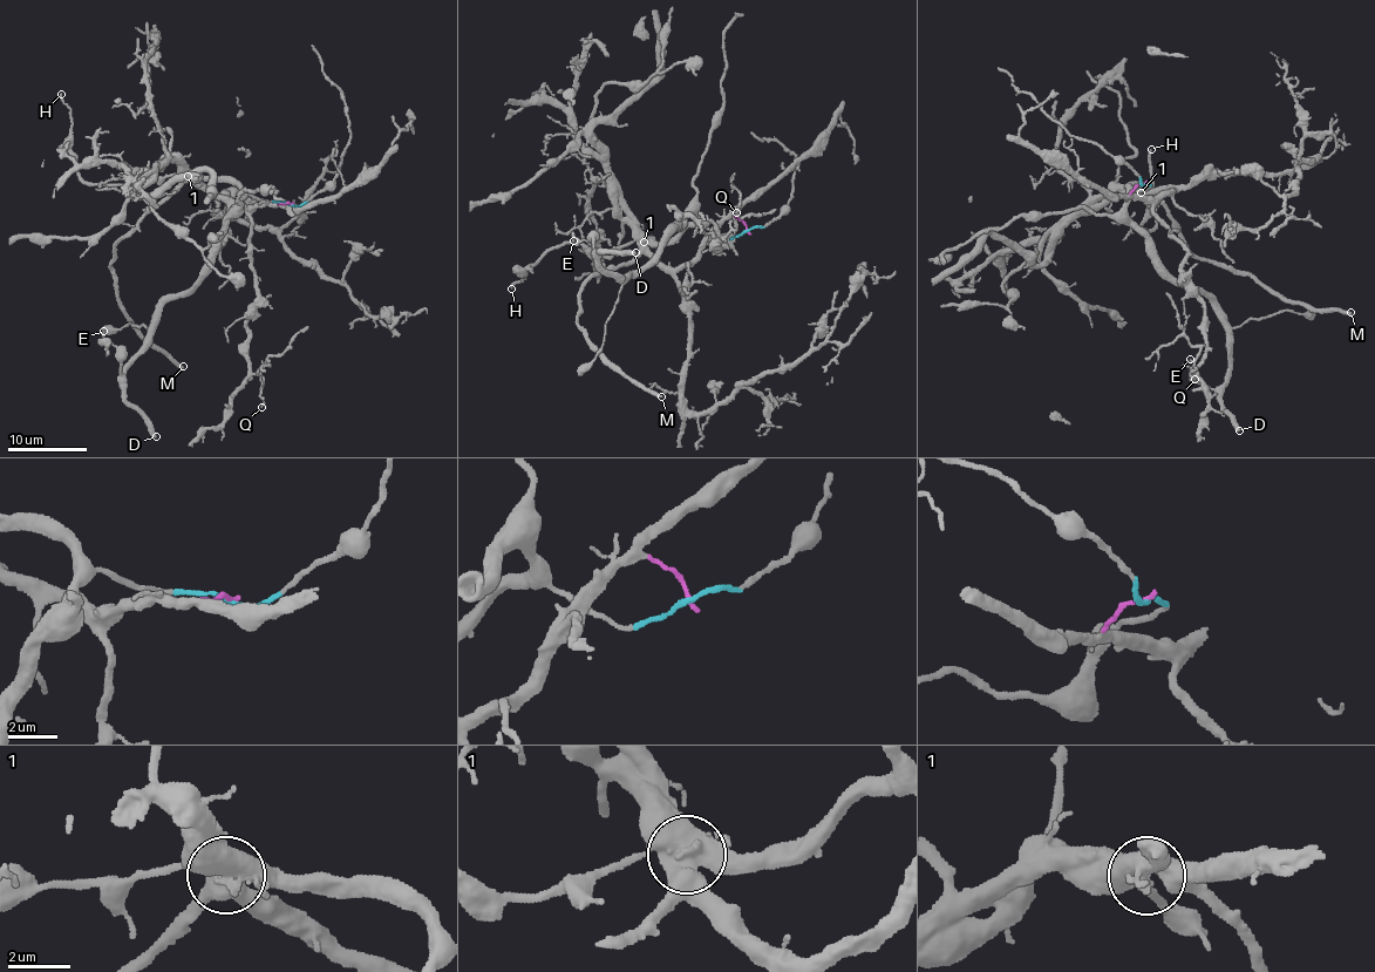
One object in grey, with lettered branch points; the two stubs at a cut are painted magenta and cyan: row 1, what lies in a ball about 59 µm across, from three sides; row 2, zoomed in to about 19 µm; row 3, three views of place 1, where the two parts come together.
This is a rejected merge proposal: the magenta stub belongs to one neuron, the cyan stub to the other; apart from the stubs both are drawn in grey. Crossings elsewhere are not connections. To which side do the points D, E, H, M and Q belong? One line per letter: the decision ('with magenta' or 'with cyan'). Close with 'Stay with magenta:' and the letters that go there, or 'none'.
D: with cyan
E: with cyan
H: with cyan
M: with magenta
Q: with magenta
Stay with magenta: M, Q

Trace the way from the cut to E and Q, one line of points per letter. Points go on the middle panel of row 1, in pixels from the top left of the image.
E: (747, 230), (725, 239), (687, 216), (660, 251), (621, 277), (600, 265), (591, 237), (573, 242)
Q: (747, 230), (741, 221), (727, 217), (709, 233), (712, 247), (719, 252), (719, 238), (736, 228), (736, 212)

